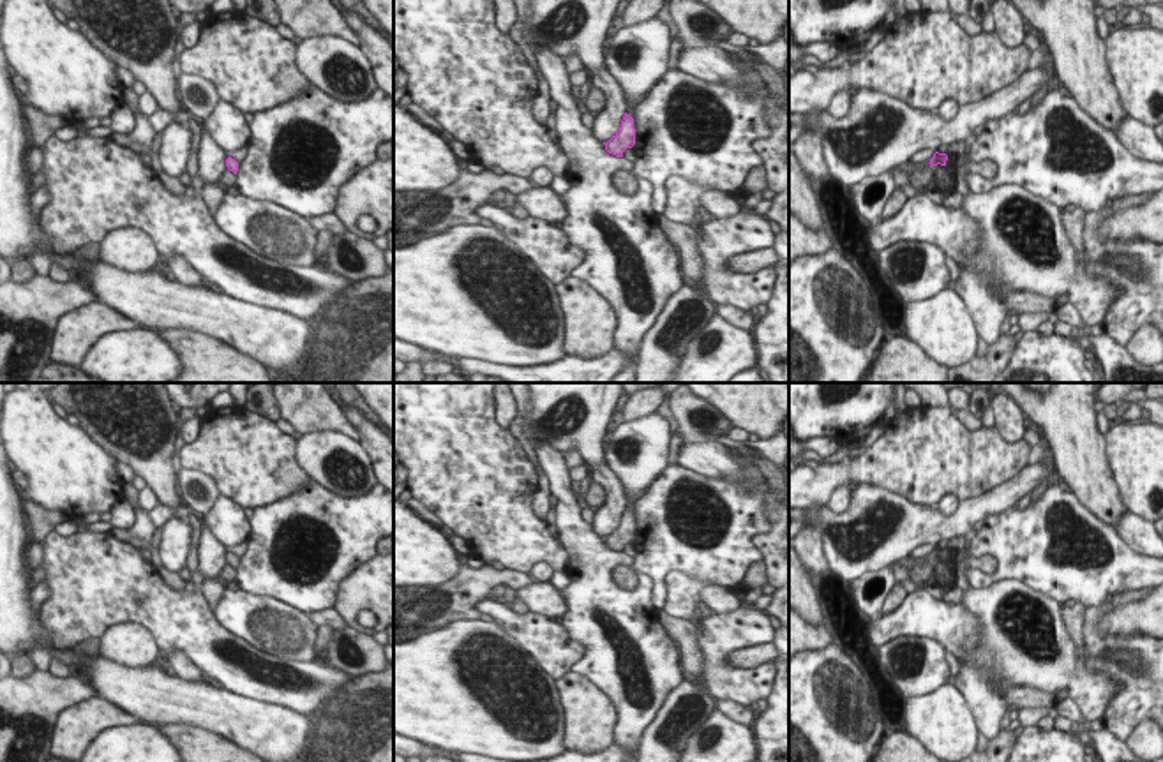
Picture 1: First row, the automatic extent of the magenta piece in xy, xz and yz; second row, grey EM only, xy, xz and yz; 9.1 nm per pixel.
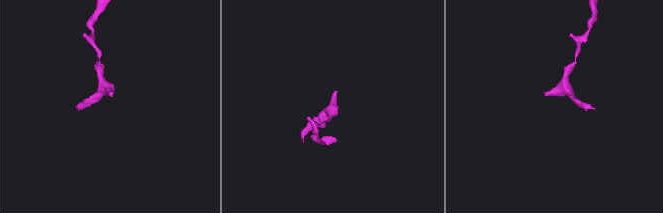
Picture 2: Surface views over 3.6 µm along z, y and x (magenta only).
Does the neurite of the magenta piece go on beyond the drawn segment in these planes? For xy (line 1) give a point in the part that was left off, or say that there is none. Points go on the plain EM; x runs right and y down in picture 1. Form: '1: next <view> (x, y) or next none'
1: next none

